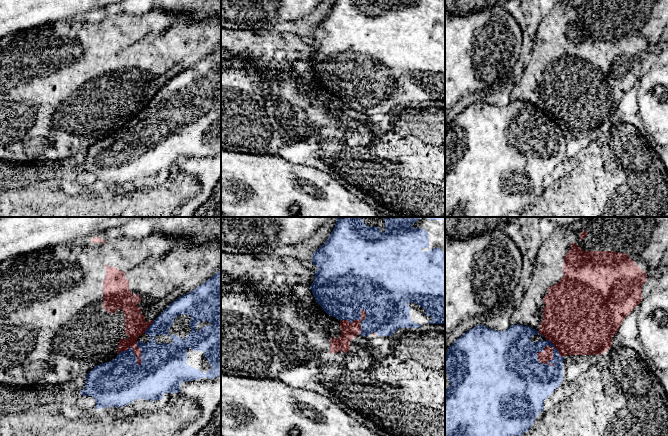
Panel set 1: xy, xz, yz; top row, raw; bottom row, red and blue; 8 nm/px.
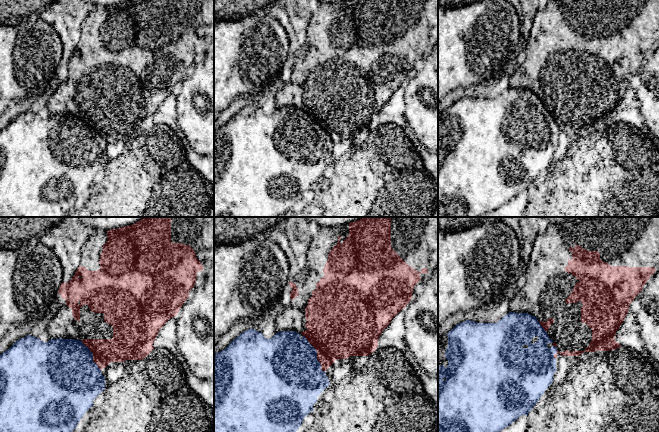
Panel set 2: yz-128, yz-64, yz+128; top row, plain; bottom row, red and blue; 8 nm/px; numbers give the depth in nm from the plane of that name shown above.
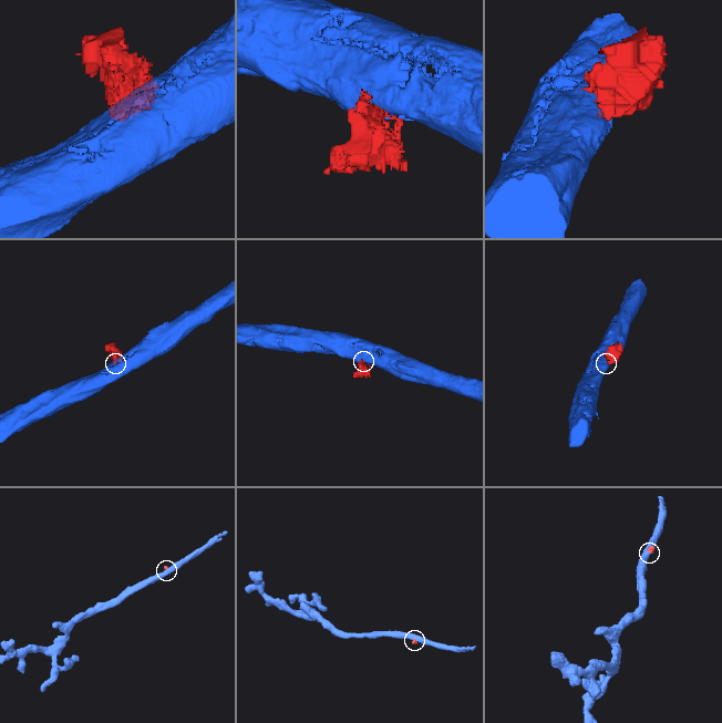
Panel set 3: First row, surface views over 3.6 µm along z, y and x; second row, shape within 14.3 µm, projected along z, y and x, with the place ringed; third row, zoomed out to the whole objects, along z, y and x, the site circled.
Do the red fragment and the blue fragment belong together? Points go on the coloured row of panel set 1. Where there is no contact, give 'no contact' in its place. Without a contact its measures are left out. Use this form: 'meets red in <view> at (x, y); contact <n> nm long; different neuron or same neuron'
meets red in yz at (551, 346); contact 220 nm long; different neuron

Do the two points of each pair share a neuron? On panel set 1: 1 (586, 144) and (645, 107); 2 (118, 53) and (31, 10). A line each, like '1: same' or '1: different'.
1: different
2: different

